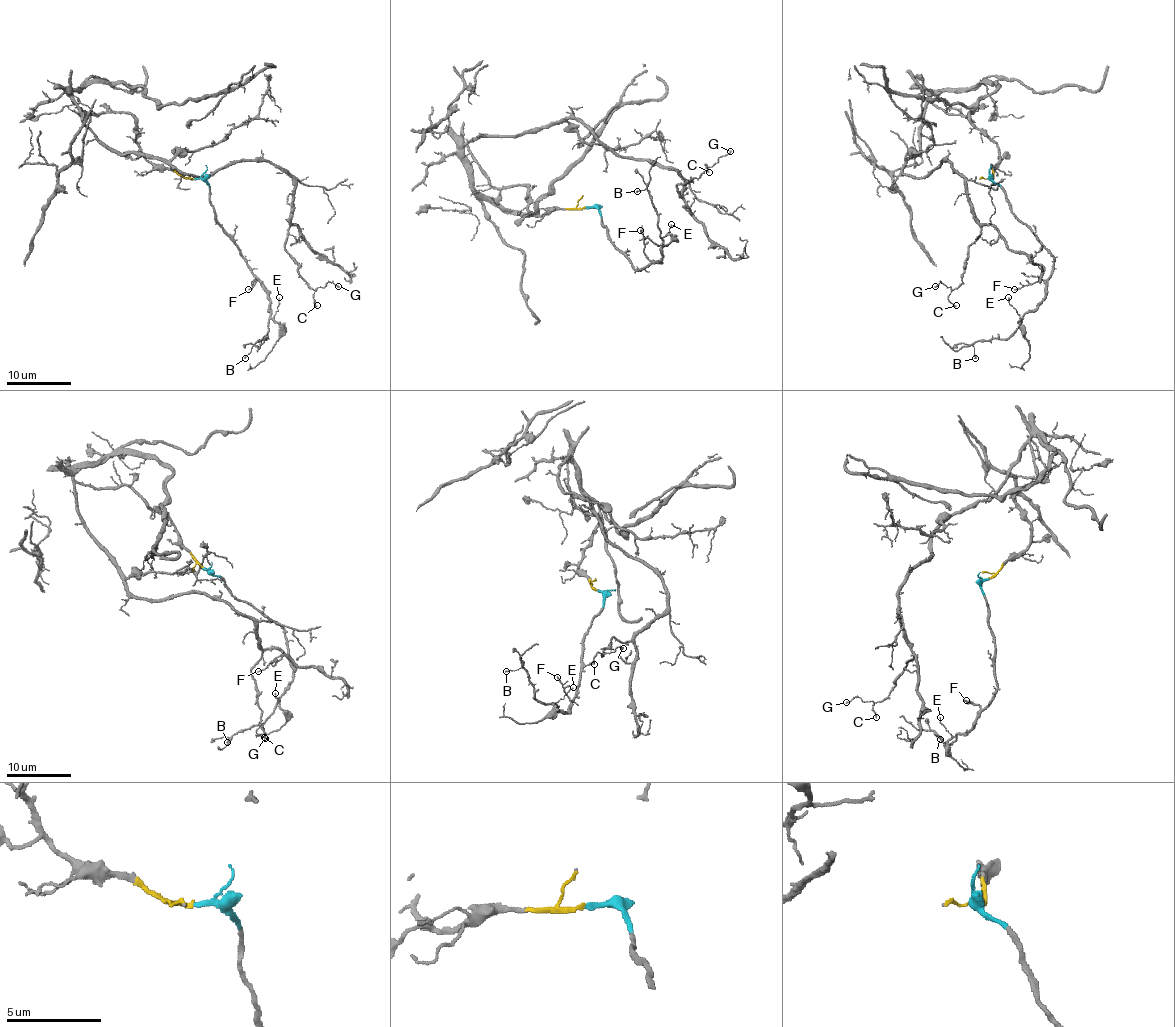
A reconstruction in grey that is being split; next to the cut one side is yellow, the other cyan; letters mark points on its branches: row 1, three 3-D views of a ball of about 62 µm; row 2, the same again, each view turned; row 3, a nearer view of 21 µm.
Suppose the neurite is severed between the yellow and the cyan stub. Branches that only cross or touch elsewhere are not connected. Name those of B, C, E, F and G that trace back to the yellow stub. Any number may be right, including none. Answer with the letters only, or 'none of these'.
C, G

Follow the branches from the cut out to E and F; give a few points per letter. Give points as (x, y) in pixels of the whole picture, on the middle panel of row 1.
E: (586, 207), (594, 207), (601, 216), (607, 238), (635, 269), (657, 262), (662, 258), (662, 243), (670, 224)
F: (586, 207), (594, 207), (601, 216), (607, 238), (635, 269), (649, 262), (640, 230)

